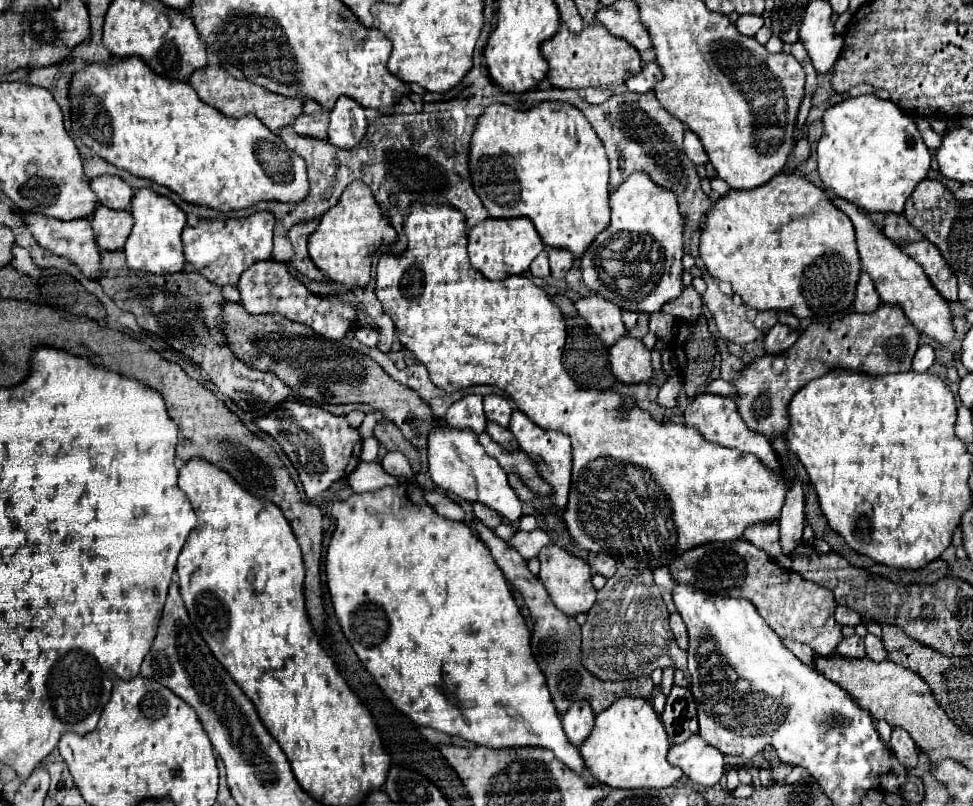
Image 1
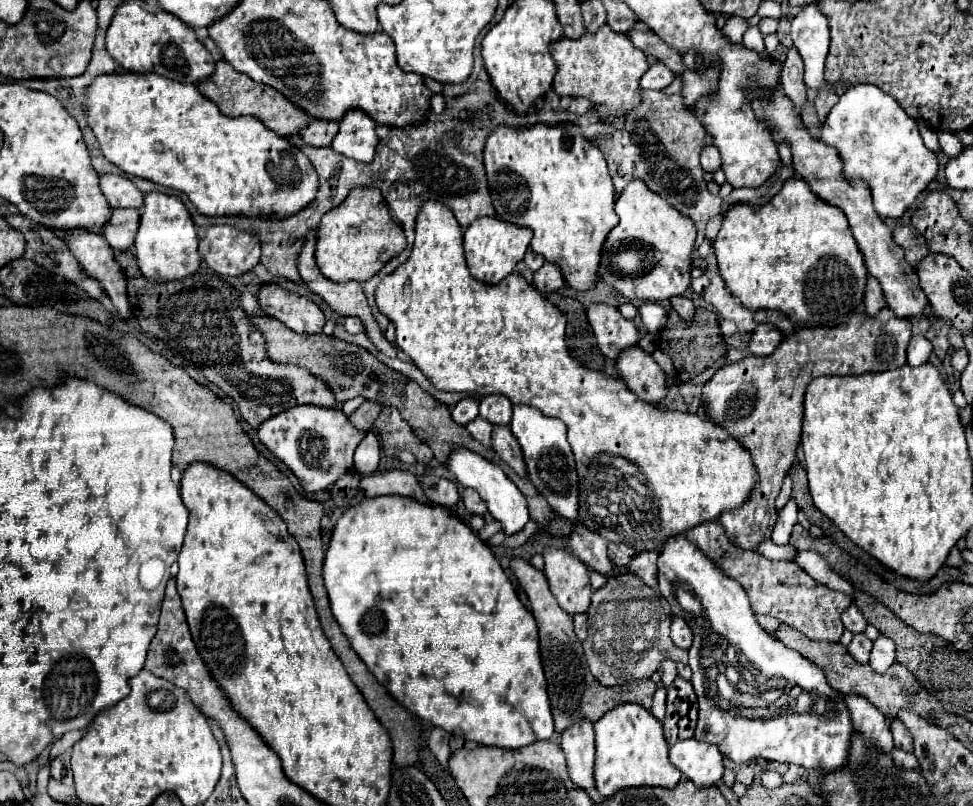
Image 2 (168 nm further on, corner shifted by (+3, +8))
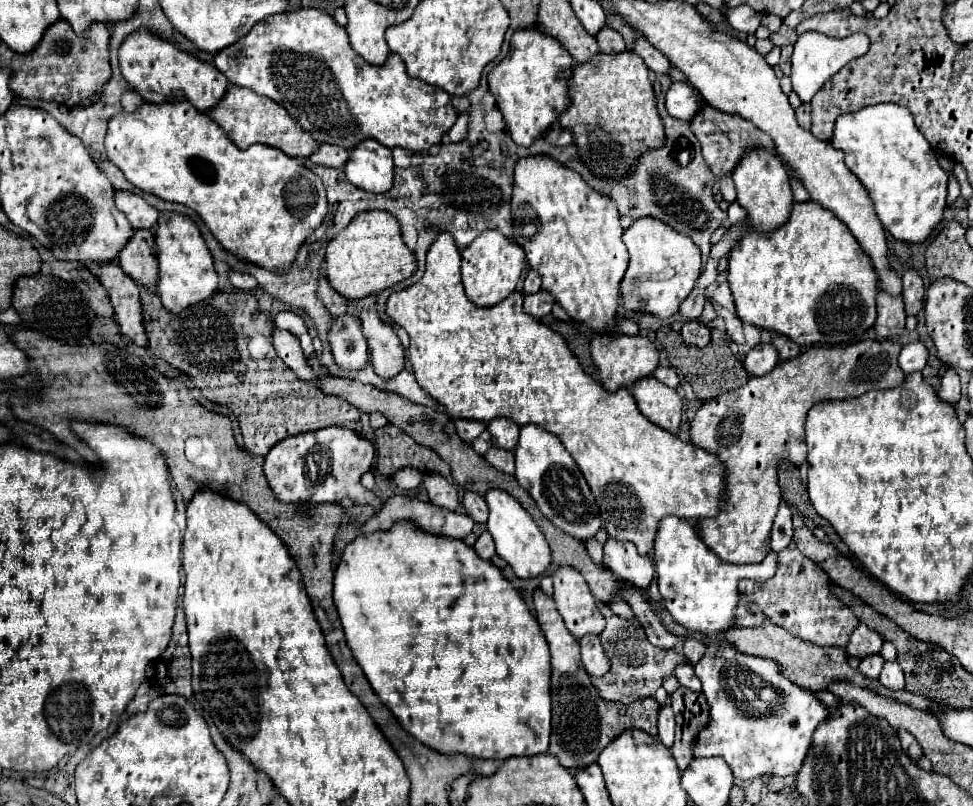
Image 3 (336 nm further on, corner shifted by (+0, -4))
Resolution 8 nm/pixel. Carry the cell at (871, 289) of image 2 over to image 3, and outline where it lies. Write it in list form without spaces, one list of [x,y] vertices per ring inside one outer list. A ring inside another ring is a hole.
[[[879,291],[877,295],[877,321],[875,321],[875,333],[879,339],[895,339],[905,329],[905,309],[903,299],[893,297],[885,291]]]

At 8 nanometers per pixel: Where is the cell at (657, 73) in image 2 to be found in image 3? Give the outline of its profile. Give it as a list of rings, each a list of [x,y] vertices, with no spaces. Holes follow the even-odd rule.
[[[677,81],[669,87],[667,99],[665,99],[667,113],[681,121],[691,121],[703,107],[703,97],[695,93],[695,87],[683,81]]]

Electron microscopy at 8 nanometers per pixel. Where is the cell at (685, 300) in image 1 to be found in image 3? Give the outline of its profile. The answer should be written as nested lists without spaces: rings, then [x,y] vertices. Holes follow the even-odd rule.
[[[685,321],[681,335],[687,345],[695,347],[705,347],[711,341],[711,329],[701,321]]]

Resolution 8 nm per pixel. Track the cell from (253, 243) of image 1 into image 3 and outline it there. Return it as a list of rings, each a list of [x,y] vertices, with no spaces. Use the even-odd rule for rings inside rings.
[[[229,271],[229,279],[231,279],[231,283],[233,283],[237,289],[243,289],[243,291],[257,289],[255,277],[251,277],[251,275],[247,275],[247,273],[235,273],[235,271]]]

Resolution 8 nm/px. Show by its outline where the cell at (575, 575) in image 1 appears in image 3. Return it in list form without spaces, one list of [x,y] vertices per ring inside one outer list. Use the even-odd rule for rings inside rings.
[[[559,567],[553,573],[555,603],[569,629],[577,639],[583,635],[601,635],[605,629],[605,617],[599,611],[597,599],[591,595],[587,581],[573,567]]]

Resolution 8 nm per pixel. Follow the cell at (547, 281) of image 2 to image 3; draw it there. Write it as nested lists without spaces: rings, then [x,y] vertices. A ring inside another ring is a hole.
[[[547,291],[533,293],[531,297],[525,297],[525,301],[523,301],[523,309],[529,315],[533,315],[535,319],[541,319],[541,317],[549,315],[551,309],[553,309],[553,305],[555,305],[555,301],[553,301],[553,297]]]

